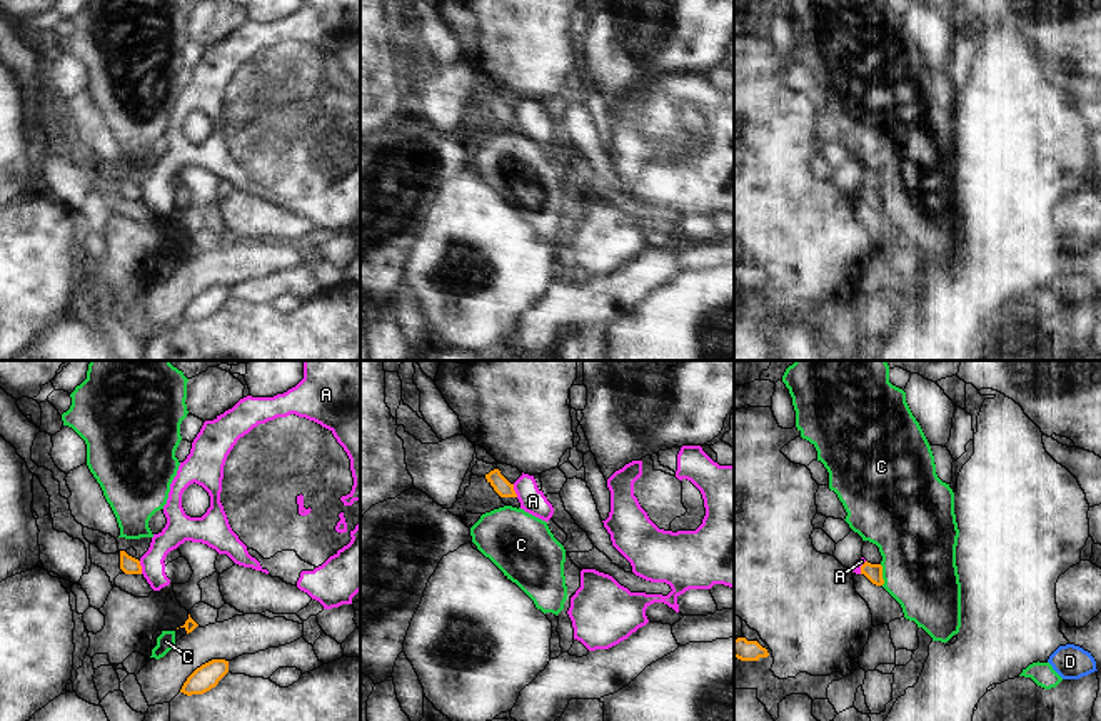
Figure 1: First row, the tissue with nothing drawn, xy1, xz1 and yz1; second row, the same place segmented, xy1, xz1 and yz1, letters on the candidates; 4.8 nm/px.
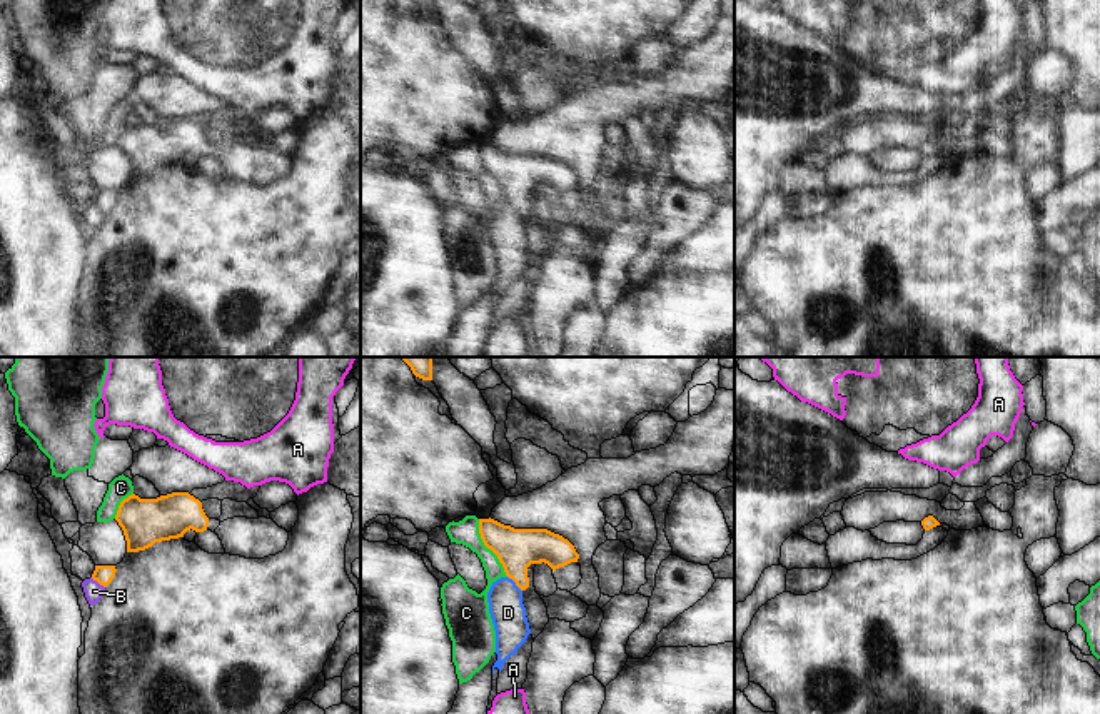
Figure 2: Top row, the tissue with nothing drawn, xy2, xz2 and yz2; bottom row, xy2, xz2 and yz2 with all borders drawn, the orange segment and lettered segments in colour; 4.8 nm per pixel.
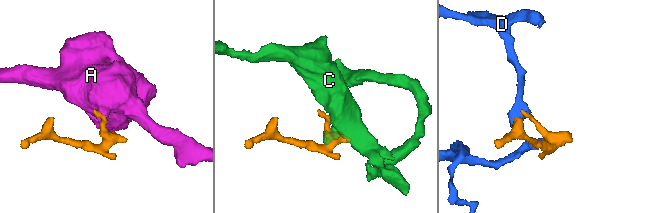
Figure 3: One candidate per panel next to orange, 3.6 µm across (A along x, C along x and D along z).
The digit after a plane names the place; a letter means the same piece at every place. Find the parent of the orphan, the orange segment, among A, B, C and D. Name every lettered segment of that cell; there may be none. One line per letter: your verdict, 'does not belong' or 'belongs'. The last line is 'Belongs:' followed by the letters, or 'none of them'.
A: does not belong
B: does not belong
C: does not belong
D: does not belong
Belongs: none of them

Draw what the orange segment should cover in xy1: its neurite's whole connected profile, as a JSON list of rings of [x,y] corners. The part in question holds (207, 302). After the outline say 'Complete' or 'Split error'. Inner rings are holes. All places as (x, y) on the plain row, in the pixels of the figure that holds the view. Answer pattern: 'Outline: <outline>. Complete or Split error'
Outline: [[[212,285],[200,294],[197,294],[184,309],[180,319],[204,320],[215,314],[219,307],[229,299],[229,287],[225,285]]]. Complete.

